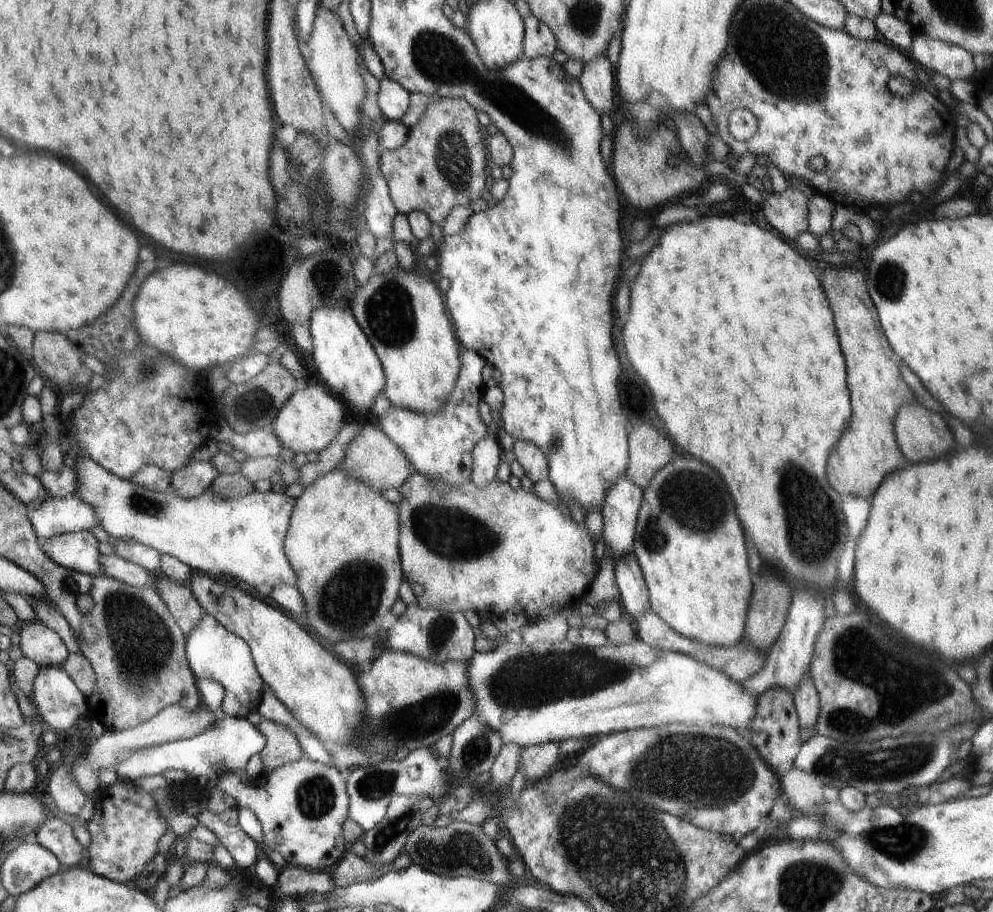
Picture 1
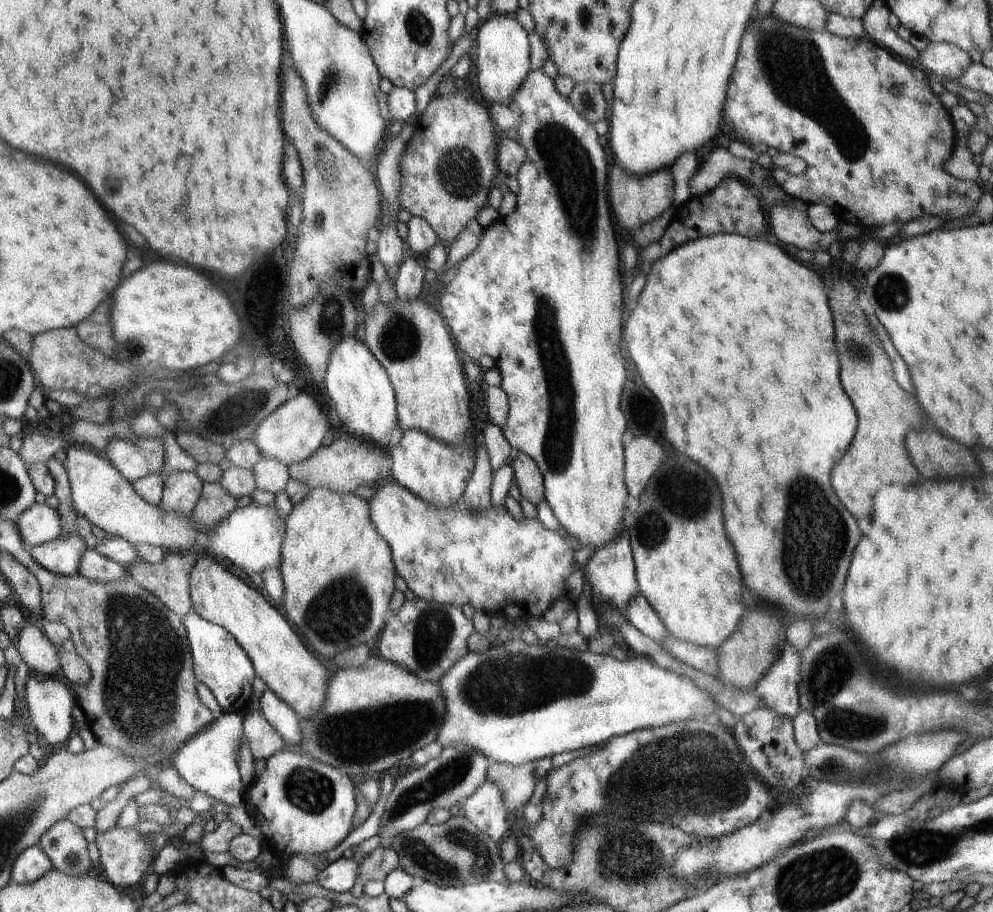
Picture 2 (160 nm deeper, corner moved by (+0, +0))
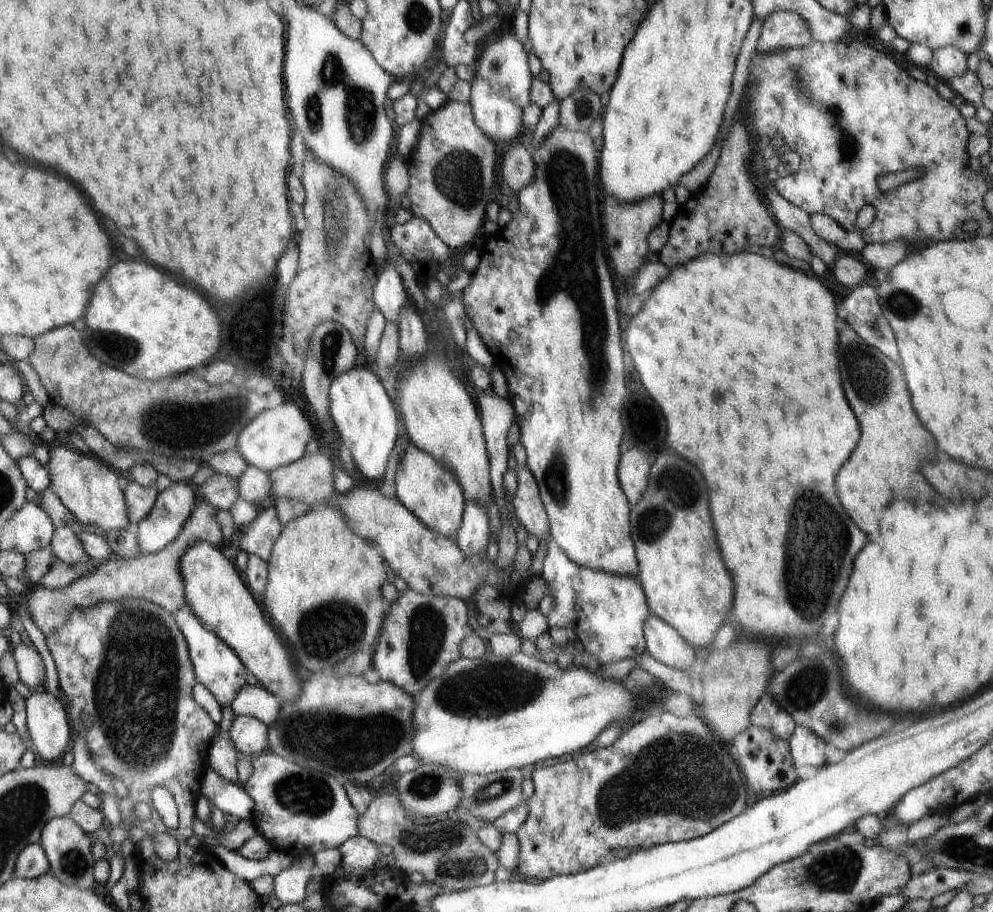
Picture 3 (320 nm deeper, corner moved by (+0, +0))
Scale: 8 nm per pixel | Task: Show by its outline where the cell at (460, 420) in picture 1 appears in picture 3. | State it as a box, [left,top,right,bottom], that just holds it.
[395,443,465,539]

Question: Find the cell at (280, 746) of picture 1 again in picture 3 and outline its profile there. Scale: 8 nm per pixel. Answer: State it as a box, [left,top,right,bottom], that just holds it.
[229,715,268,757]

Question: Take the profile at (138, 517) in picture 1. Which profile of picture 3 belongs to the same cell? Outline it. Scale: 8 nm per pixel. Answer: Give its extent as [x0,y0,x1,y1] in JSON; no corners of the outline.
[47,445,130,531]

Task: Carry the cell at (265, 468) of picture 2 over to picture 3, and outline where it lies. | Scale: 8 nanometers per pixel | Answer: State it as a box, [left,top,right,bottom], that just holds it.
[237,466,270,508]

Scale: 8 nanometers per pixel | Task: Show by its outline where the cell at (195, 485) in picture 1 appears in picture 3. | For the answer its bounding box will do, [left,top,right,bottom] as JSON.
[133,481,197,555]

